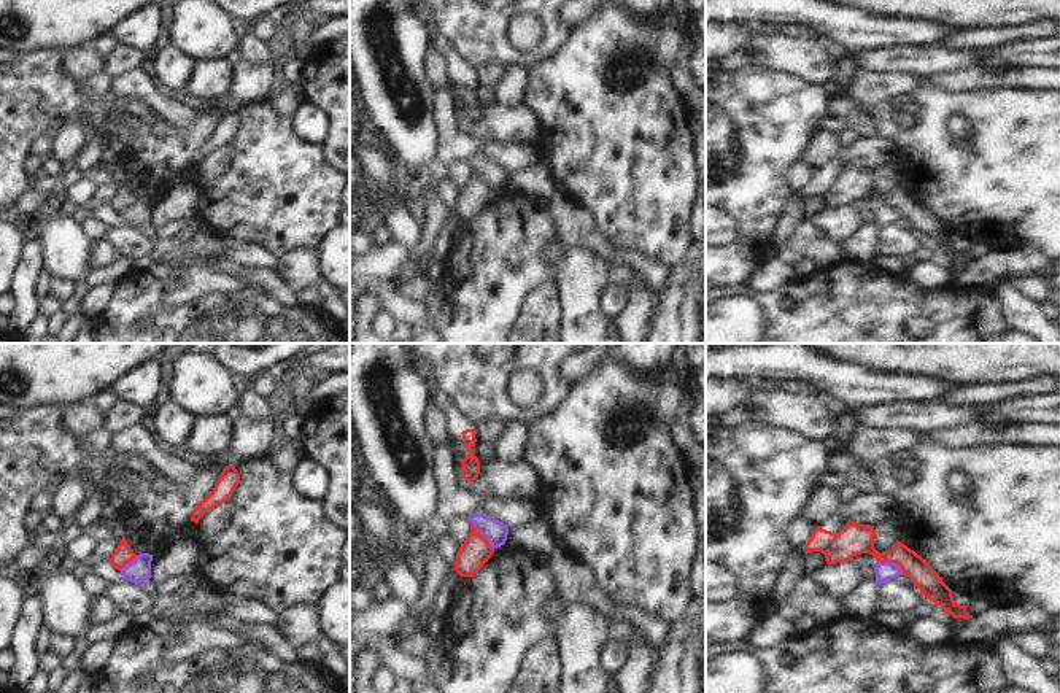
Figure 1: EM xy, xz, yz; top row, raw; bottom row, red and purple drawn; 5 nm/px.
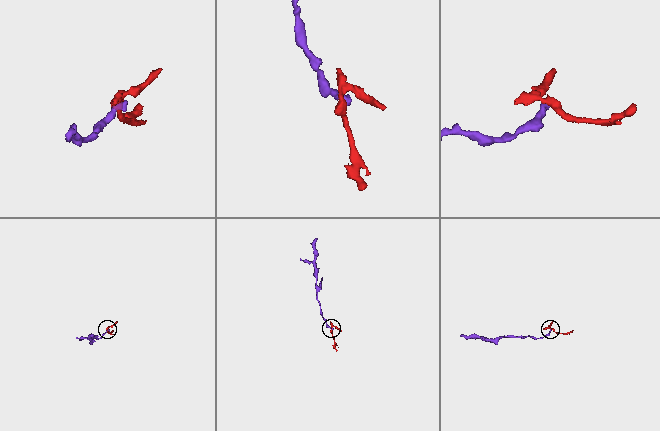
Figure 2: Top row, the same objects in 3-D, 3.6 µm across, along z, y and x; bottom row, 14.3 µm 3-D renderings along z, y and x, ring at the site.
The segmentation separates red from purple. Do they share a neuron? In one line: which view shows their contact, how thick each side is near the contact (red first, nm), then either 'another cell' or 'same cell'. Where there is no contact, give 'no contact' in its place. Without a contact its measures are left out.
yz | 160/100 nm | another cell

